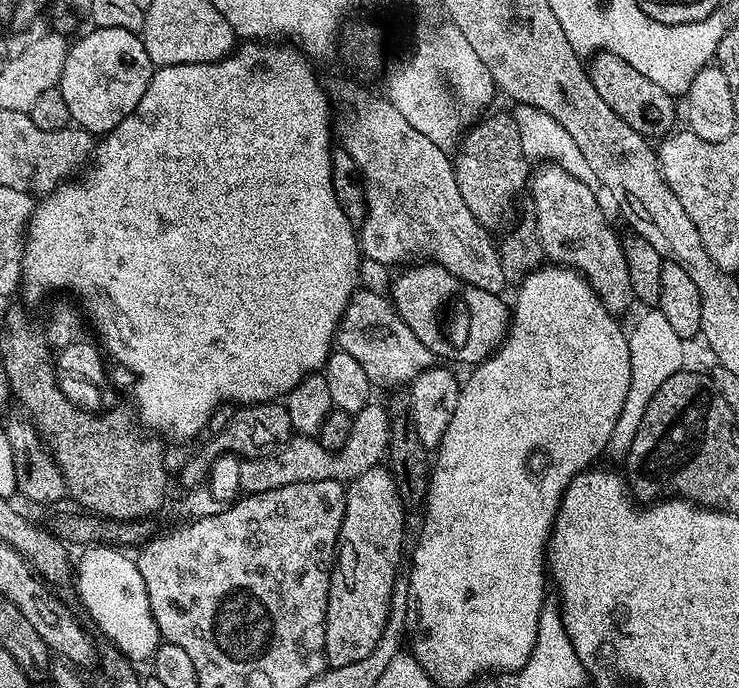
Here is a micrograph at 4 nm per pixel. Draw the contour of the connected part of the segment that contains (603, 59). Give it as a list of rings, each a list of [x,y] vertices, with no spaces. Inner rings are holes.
[[[600,50],[591,57],[587,69],[594,82],[594,90],[602,94],[602,102],[606,102],[606,106],[626,122],[626,126],[638,130],[638,134],[646,138],[664,138],[673,131],[677,101],[657,83],[650,82],[649,78],[634,70],[629,62],[624,62],[612,52]]]

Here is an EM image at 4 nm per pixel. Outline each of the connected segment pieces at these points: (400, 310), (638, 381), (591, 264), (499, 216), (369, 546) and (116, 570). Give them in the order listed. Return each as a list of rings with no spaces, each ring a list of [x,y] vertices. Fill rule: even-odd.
[[[416,262],[413,268],[408,268],[400,277],[393,279],[390,284],[390,299],[396,307],[396,313],[426,342],[433,357],[445,356],[448,360],[461,360],[467,366],[483,364],[508,335],[510,323],[510,308],[504,305],[504,296],[487,292],[481,288],[466,286],[457,276],[451,276],[442,266],[431,262]]]
[[[648,310],[644,317],[627,333],[630,346],[630,390],[626,390],[626,402],[622,402],[622,414],[618,414],[618,422],[614,422],[614,434],[610,434],[606,452],[610,457],[623,458],[628,454],[628,447],[638,434],[638,426],[642,426],[642,417],[646,415],[646,406],[650,406],[650,398],[658,394],[662,382],[681,371],[684,364],[685,341],[674,334],[670,321],[659,310]]]
[[[551,162],[537,167],[530,180],[530,202],[536,207],[538,236],[545,257],[553,265],[576,269],[588,285],[596,291],[606,310],[621,314],[634,304],[630,270],[624,257],[626,248],[616,237],[616,232],[604,221],[597,189],[586,186],[574,174],[566,174]]]
[[[500,112],[497,116],[485,115],[464,133],[454,152],[454,167],[458,190],[466,198],[470,214],[484,228],[495,230],[512,208],[516,195],[525,191],[530,180],[529,157],[522,150],[522,138],[518,138],[515,115]]]
[[[377,466],[358,474],[358,478],[347,481],[346,491],[344,494],[344,517],[340,527],[340,542],[338,545],[338,578],[333,579],[328,595],[328,613],[326,614],[326,638],[324,639],[324,659],[333,668],[348,666],[350,663],[356,663],[366,658],[378,645],[378,640],[382,637],[383,627],[386,626],[387,615],[390,614],[391,595],[394,594],[394,586],[397,579],[402,576],[400,570],[400,559],[405,559],[406,548],[404,552],[404,512],[406,506],[398,494],[398,486],[395,478],[392,477],[391,471],[387,467]]]
[[[88,546],[74,564],[74,584],[76,580],[76,592],[80,595],[80,600],[84,603],[84,608],[88,611],[93,622],[100,627],[101,632],[117,648],[121,657],[129,661],[136,660],[151,661],[162,642],[162,637],[158,626],[154,622],[154,614],[150,610],[150,598],[146,594],[146,582],[142,582],[142,574],[138,570],[135,559],[131,555],[127,556],[127,551],[116,546]]]

